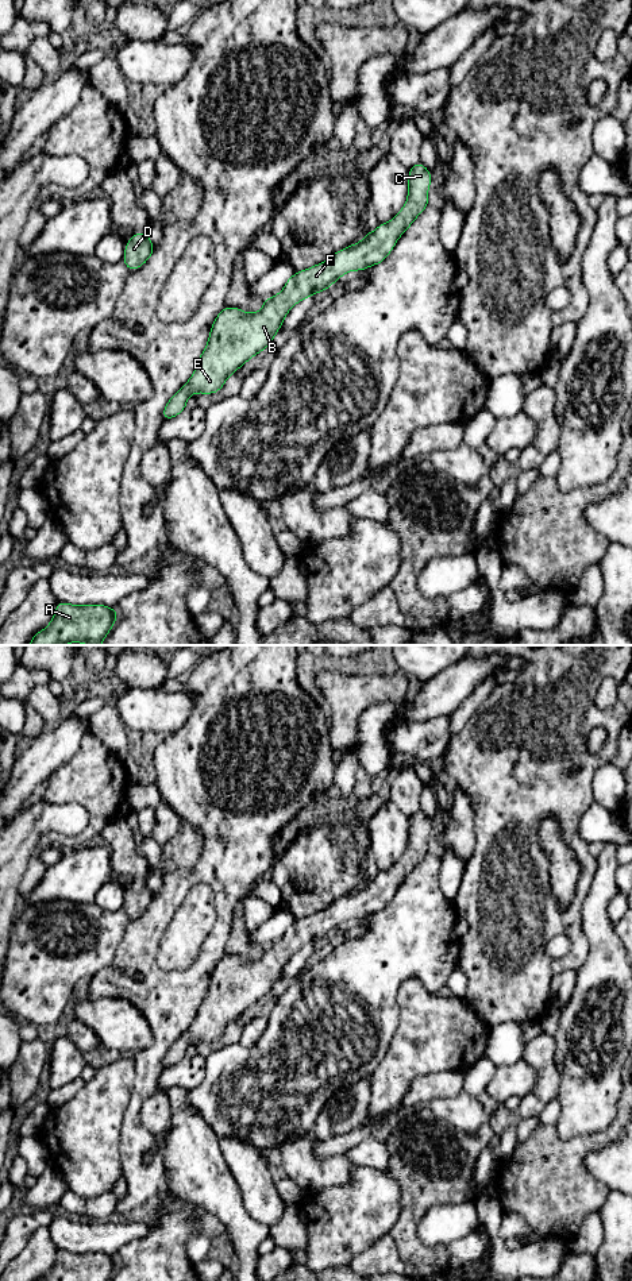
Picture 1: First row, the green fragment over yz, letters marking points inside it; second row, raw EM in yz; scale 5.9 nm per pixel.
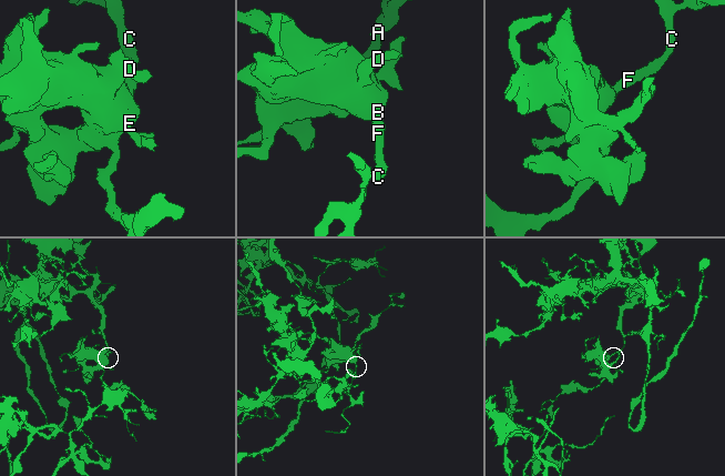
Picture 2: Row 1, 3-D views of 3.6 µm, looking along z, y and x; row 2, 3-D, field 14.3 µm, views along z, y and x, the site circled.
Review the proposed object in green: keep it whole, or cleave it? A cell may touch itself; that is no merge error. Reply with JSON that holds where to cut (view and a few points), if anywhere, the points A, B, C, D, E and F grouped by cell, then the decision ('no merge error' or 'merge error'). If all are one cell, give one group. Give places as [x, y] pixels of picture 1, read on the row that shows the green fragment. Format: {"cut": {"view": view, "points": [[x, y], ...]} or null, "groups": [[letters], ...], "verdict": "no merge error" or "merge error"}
{"cut": null, "groups": [["A", "B", "C", "D", "E", "F"]], "verdict": "no merge error"}

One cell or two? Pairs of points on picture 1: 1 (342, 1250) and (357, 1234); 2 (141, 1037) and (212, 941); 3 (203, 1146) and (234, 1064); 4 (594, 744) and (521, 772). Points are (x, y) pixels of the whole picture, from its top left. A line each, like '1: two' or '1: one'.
1: one
2: two
3: two
4: two

